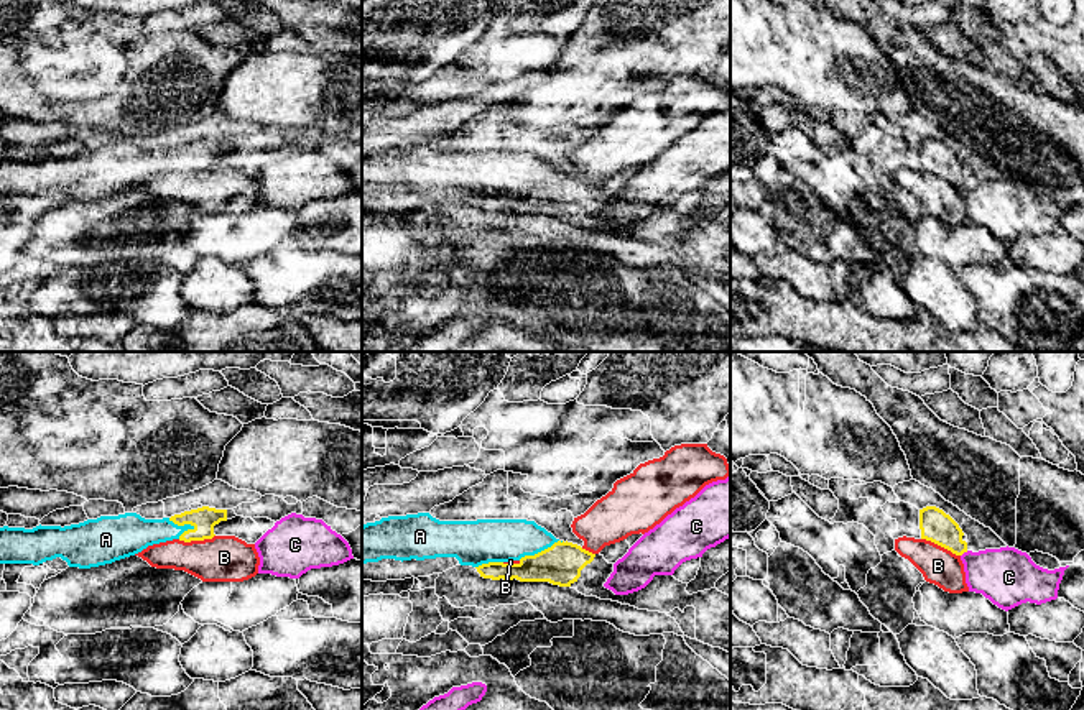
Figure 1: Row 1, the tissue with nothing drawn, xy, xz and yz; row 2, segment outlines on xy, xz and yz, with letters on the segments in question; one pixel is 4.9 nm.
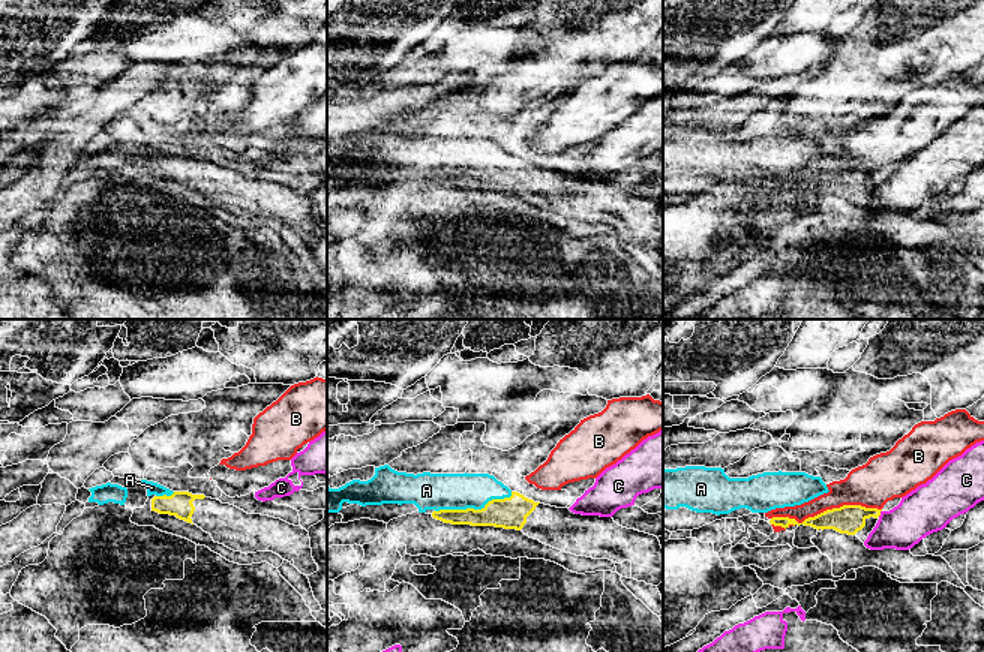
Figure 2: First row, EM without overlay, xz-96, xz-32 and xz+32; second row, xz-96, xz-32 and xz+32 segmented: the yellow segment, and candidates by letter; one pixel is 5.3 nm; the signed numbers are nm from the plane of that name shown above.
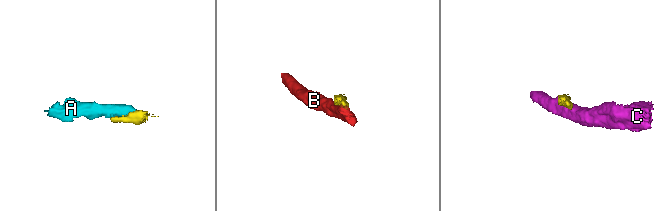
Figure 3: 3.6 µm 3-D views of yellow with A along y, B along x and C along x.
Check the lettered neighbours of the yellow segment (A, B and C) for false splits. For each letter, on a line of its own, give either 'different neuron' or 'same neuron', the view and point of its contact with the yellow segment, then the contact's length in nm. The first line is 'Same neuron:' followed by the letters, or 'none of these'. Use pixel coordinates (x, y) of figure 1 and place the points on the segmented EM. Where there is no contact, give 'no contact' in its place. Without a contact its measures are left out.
Same neuron: A
A: same neuron; meets yellow in xy at (181, 525); contact 140 nm long
B: different neuron; meets yellow in yz at (941, 546); contact 220 nm long
C: different neuron; meets yellow in yz at (964, 551); contact 50 nm long

